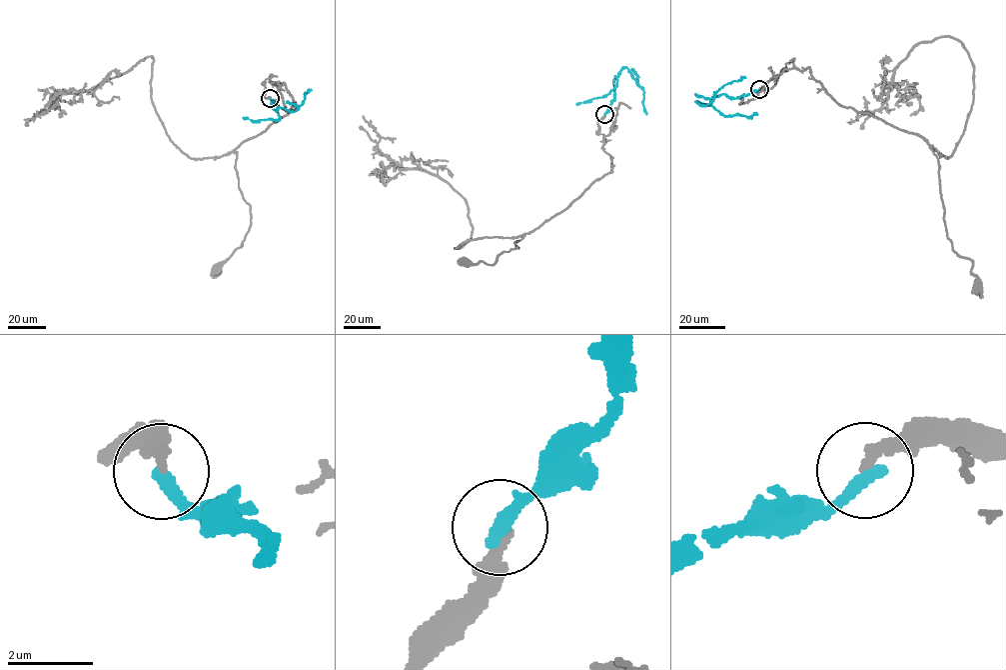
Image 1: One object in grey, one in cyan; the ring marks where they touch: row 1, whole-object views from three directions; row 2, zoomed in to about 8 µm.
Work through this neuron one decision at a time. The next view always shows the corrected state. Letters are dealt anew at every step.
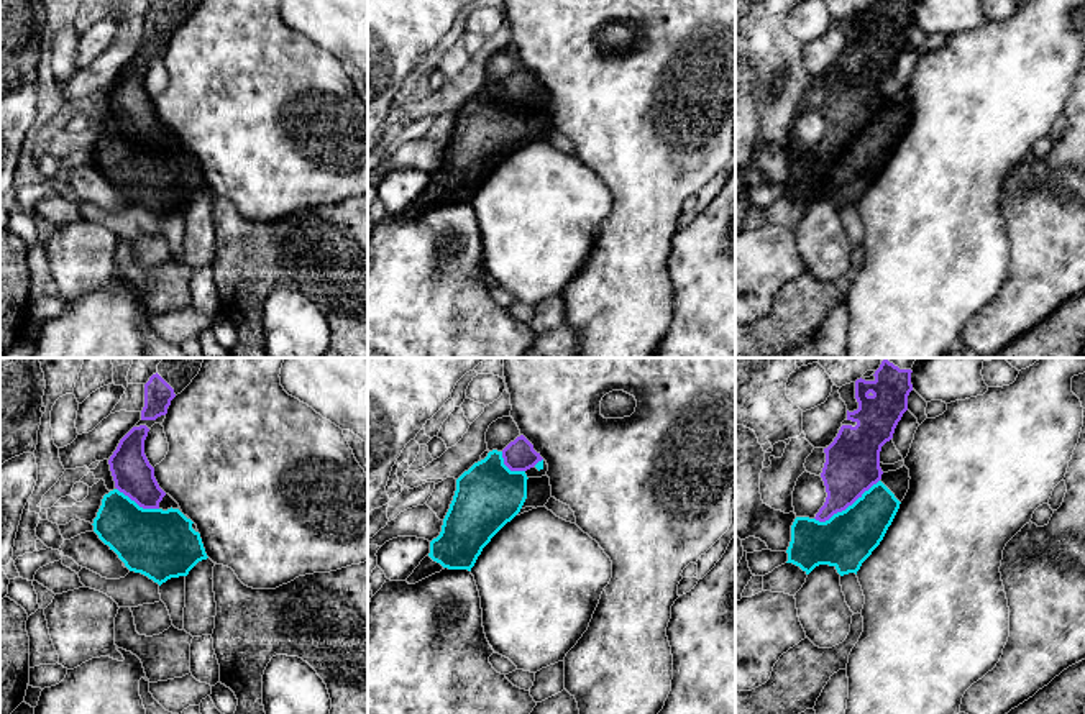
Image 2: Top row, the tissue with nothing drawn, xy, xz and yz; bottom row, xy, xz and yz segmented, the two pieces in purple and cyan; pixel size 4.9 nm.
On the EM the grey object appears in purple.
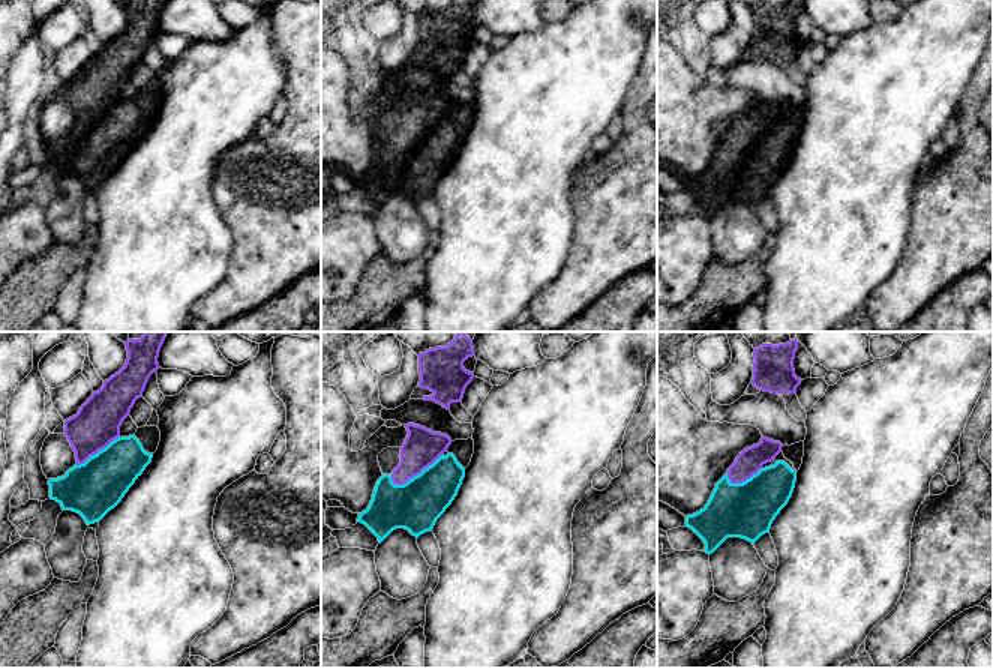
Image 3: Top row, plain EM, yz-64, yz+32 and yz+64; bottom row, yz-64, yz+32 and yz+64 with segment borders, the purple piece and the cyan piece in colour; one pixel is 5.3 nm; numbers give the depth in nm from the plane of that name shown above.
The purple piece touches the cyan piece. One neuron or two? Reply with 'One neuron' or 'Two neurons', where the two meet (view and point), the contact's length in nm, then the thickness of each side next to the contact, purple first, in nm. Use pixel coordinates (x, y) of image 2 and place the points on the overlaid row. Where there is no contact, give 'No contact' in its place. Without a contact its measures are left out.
One neuron. Touches purple at yz (846, 508). Shared border 380 nm. Thickness 280 nm (purple) against 280 nm

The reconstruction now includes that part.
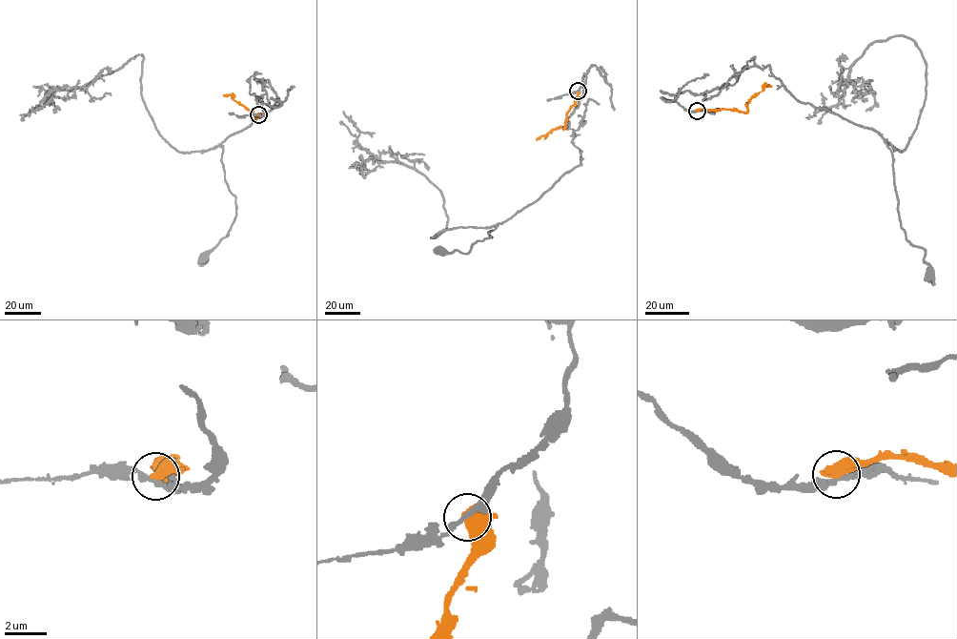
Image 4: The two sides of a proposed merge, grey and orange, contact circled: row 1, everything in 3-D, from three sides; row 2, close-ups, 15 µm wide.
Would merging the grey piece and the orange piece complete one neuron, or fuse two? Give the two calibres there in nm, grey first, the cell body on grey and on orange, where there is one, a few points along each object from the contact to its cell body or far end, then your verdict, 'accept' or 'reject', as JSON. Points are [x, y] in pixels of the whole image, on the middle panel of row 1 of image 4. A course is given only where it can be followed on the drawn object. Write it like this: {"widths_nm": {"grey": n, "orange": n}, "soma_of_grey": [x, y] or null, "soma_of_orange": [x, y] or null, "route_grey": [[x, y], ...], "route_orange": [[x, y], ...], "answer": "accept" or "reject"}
{"widths_nm": {"grey": 200, "orange": 460}, "soma_of_grey": [440, 250], "soma_of_orange": null, "route_grey": [[577, 91], [584, 73], [583, 93], [567, 118], [580, 164], [467, 253], [440, 250]], "route_orange": [[578, 91], [564, 129], [557, 128], [536, 139]], "answer": "reject"}

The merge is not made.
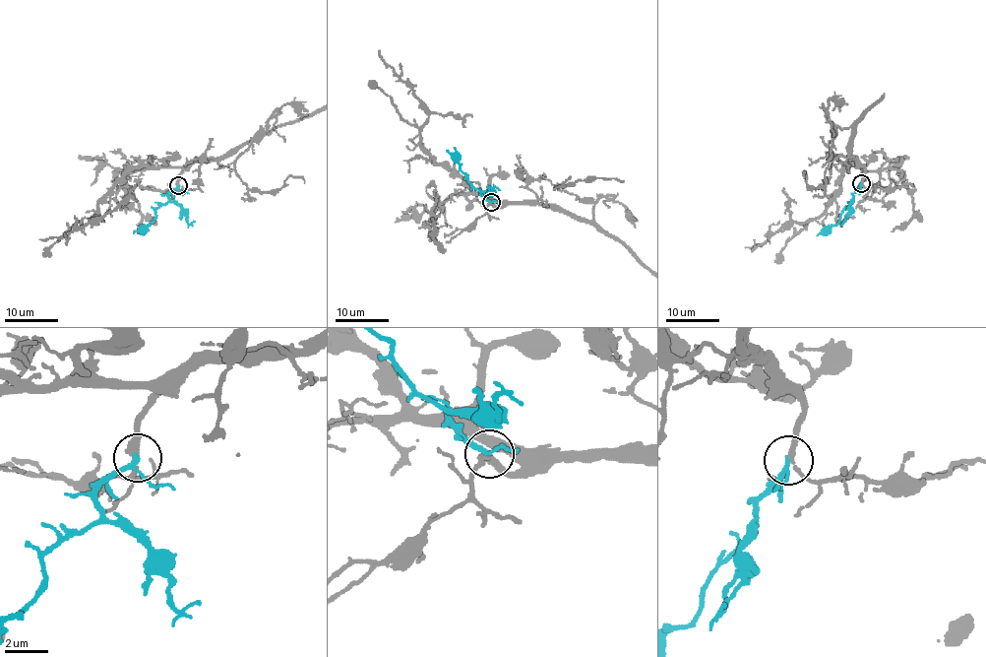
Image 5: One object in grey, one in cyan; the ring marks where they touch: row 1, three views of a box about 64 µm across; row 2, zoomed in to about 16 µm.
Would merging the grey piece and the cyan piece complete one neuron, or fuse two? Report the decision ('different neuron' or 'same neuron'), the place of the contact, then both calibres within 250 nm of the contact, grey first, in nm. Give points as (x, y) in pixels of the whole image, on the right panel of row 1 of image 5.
same neuron | (861, 183) | 220/190 nm

